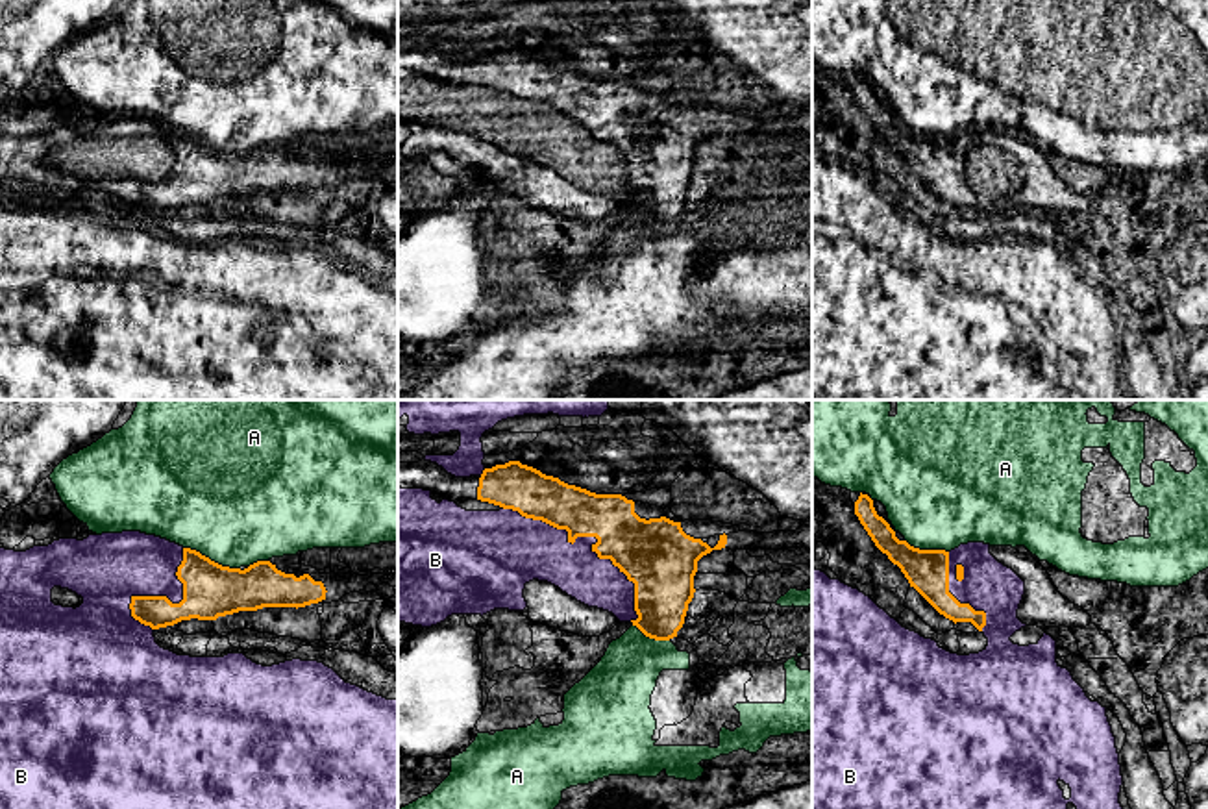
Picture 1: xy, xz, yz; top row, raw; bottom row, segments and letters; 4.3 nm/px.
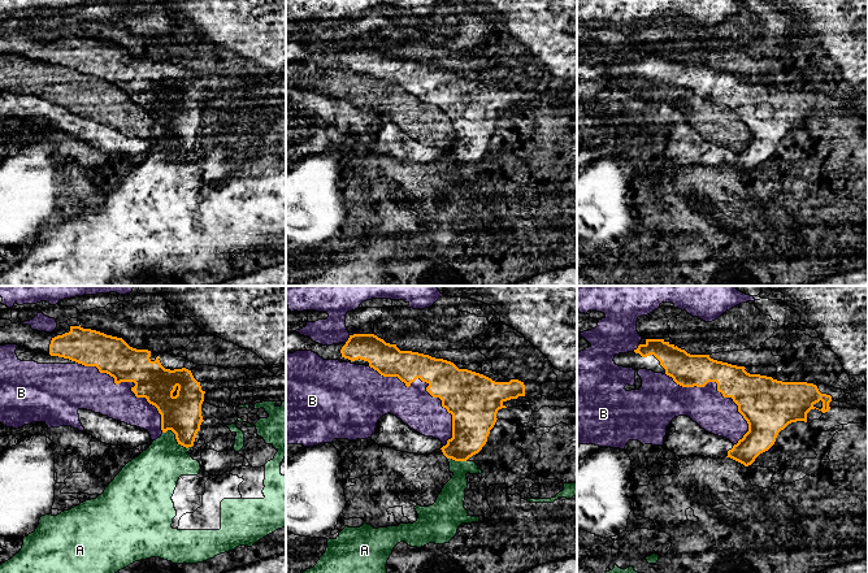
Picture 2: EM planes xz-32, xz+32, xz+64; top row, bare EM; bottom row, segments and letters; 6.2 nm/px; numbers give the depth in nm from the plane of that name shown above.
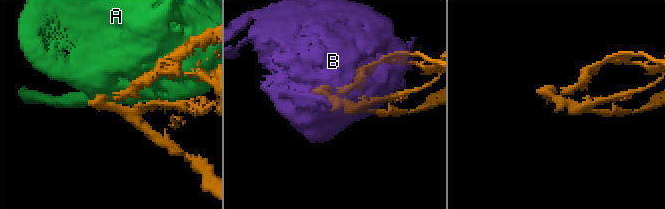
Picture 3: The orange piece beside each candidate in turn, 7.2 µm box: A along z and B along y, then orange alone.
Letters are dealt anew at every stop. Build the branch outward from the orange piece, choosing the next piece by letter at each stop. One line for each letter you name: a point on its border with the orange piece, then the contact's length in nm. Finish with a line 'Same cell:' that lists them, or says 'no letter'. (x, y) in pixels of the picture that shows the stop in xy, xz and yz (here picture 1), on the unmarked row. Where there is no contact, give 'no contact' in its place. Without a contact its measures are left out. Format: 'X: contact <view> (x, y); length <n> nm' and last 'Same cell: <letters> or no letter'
Same cell: no letter

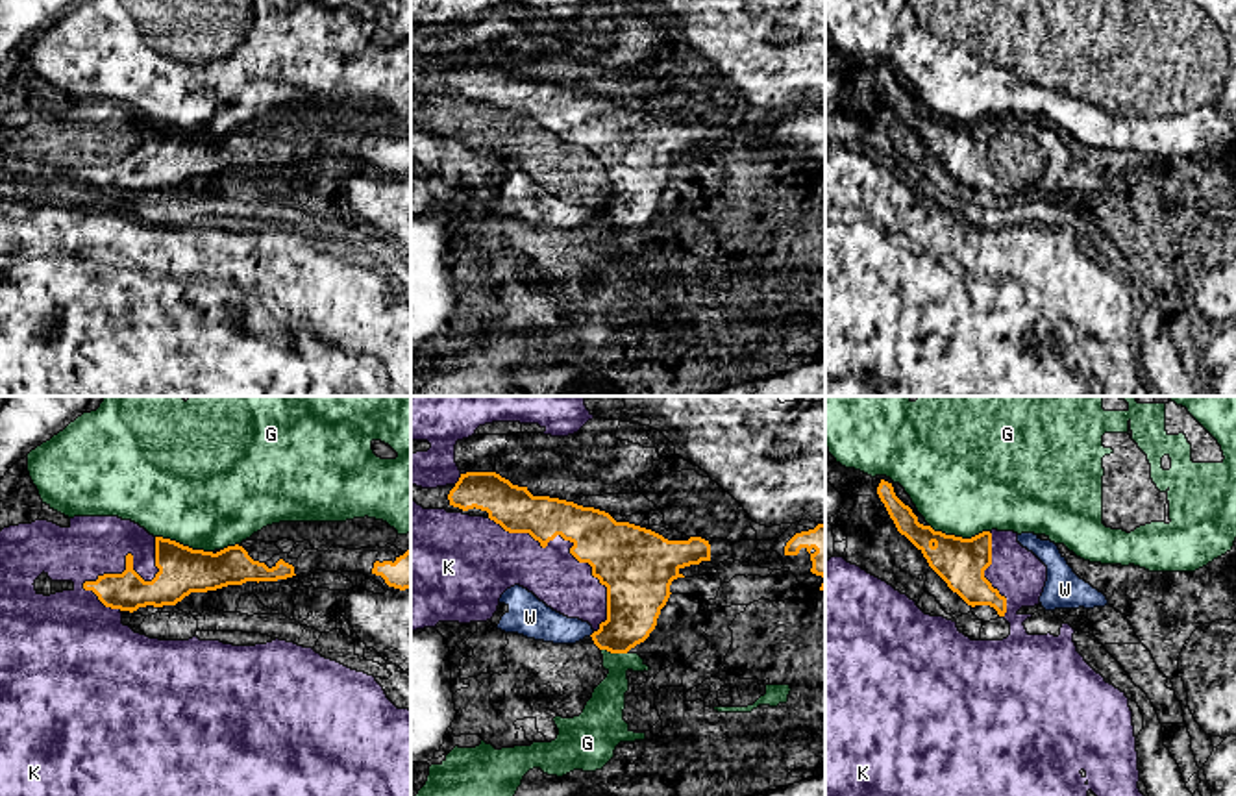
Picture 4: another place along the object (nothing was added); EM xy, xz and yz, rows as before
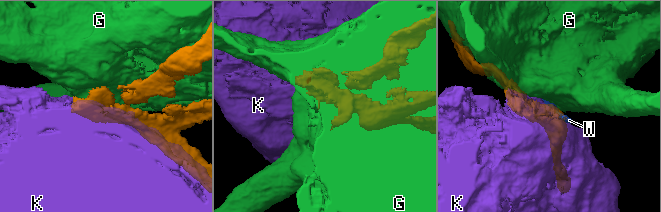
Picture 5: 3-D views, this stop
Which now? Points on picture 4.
W: contact xz (593, 219); length 40 nm
Same cell: W

